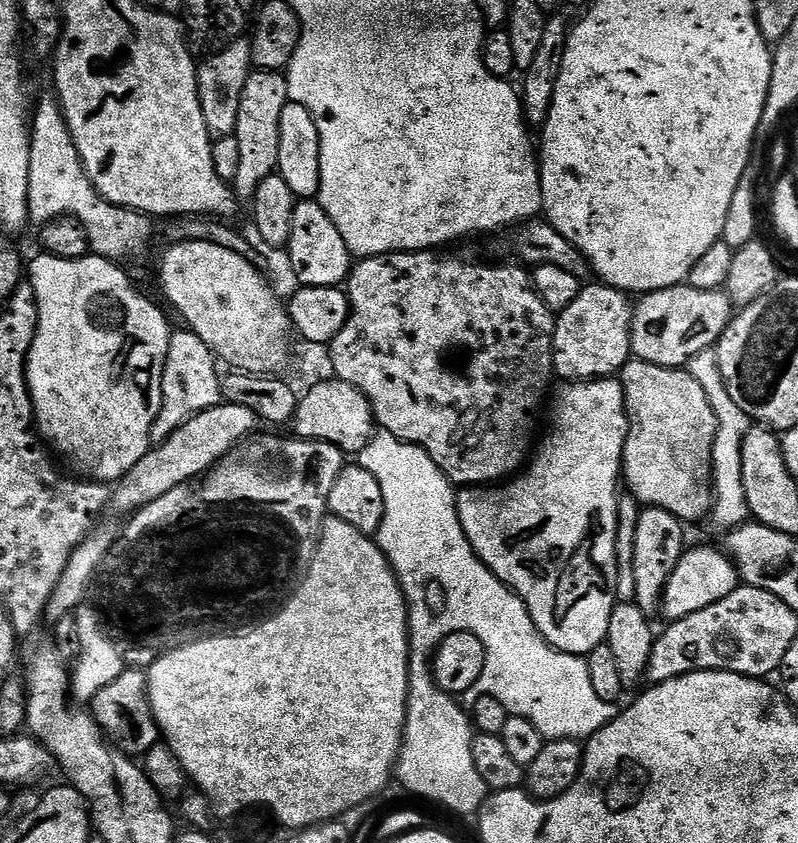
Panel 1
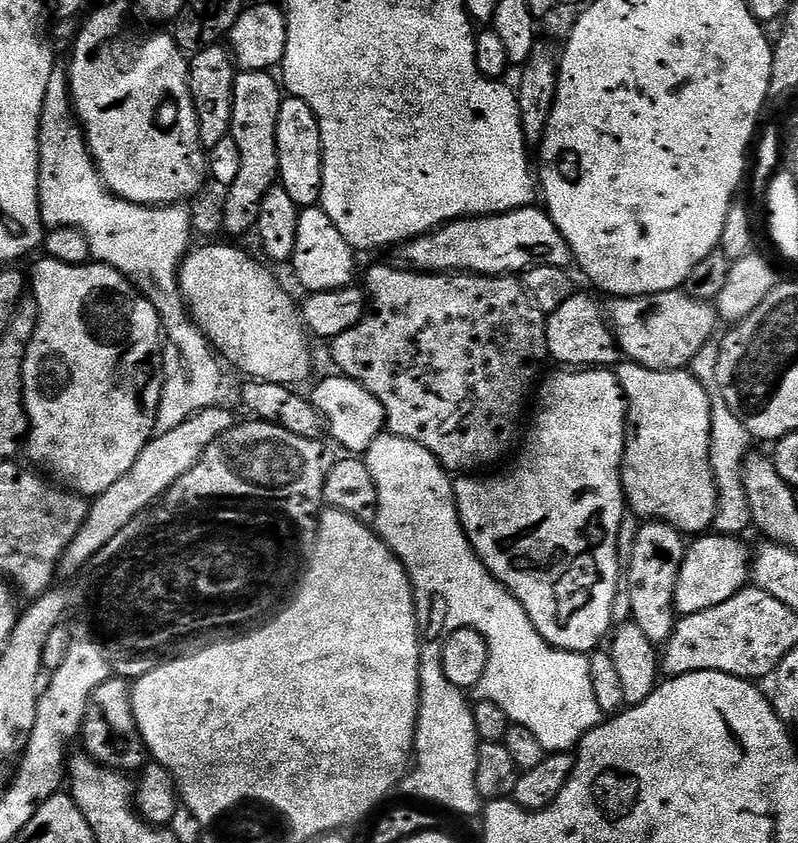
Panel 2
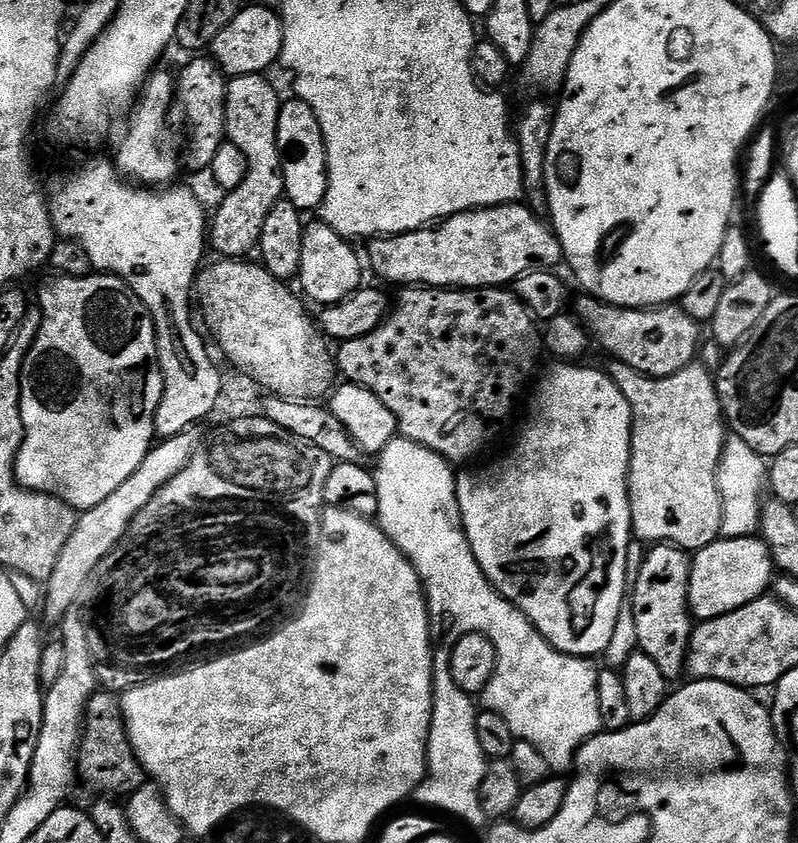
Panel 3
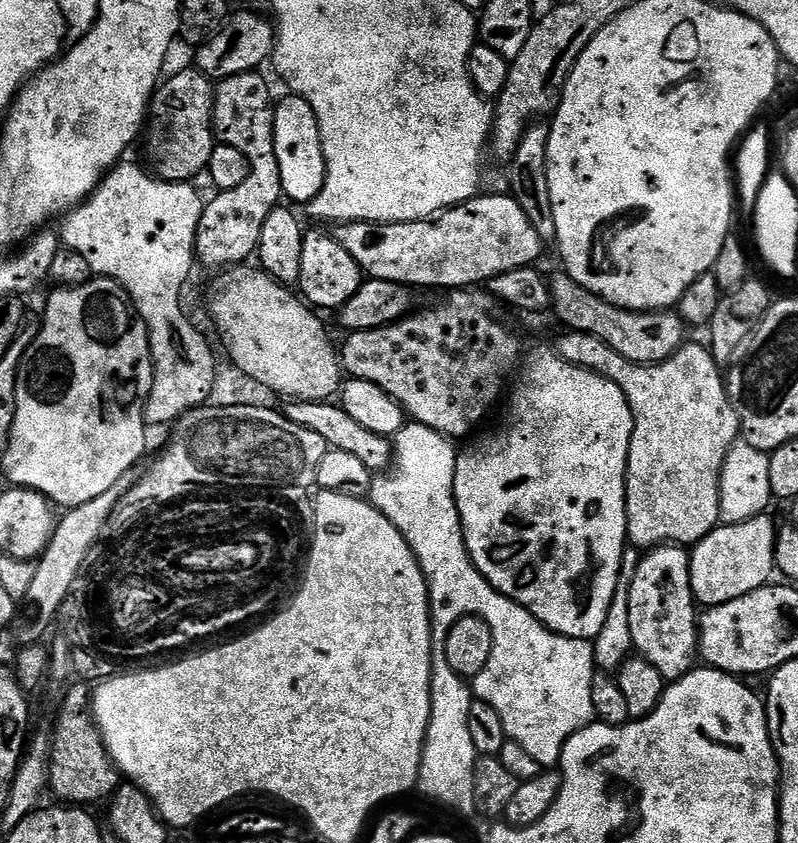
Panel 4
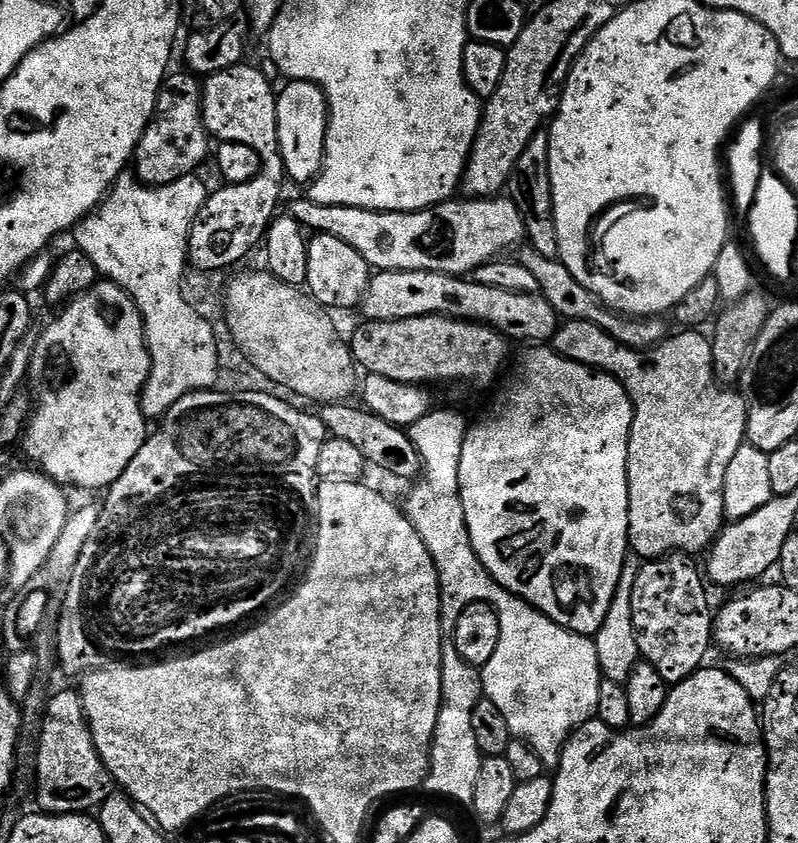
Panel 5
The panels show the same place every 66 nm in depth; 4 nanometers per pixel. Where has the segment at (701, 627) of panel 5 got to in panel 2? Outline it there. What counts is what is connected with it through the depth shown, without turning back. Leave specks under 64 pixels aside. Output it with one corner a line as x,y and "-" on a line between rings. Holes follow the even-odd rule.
644,522
641,525
636,528
632,550
626,556
626,596
628,592
628,608
632,611
630,620
631,623
638,626
638,630
642,630
642,634
646,634
646,638
650,638
652,644
663,646
672,637
672,631
676,628
678,619
676,583
678,582
680,567
684,561
686,540
676,528
672,528
668,524

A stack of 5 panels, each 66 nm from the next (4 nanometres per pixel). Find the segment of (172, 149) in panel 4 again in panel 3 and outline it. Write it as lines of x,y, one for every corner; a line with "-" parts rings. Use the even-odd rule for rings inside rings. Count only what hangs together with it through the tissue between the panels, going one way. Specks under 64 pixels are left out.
204,54
197,55
189,60
192,61
181,70
180,76
178,72
175,77
174,100
178,105
179,111
181,108
184,111
185,118
188,119
187,167
189,164
192,168
208,170
211,169
214,162
214,153
218,150
218,146
222,146
226,142
224,102
228,86
226,77
216,65
215,60

